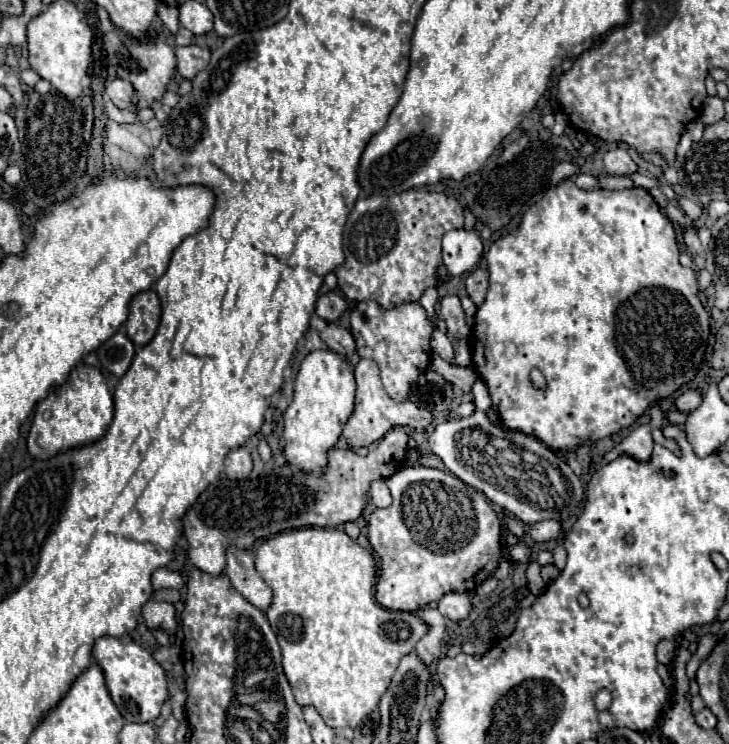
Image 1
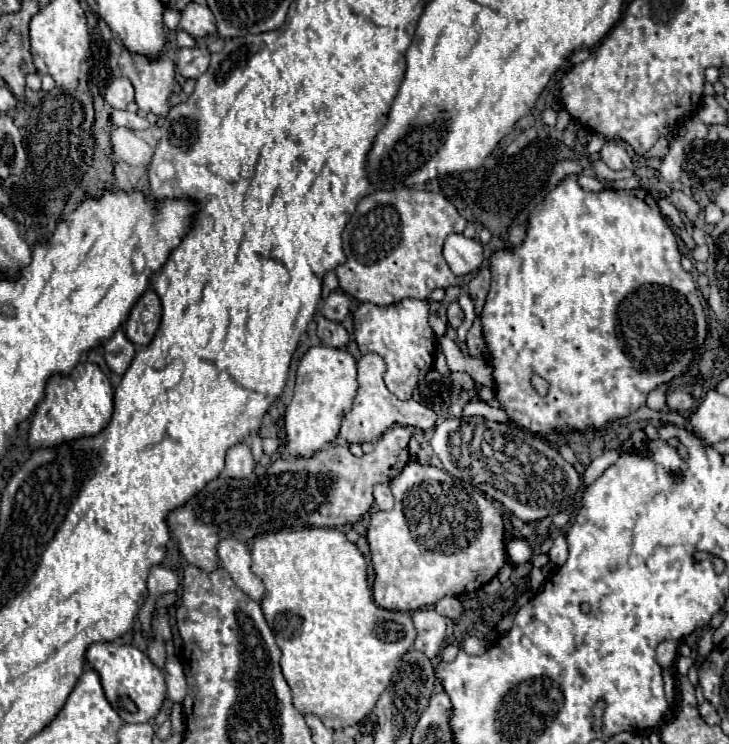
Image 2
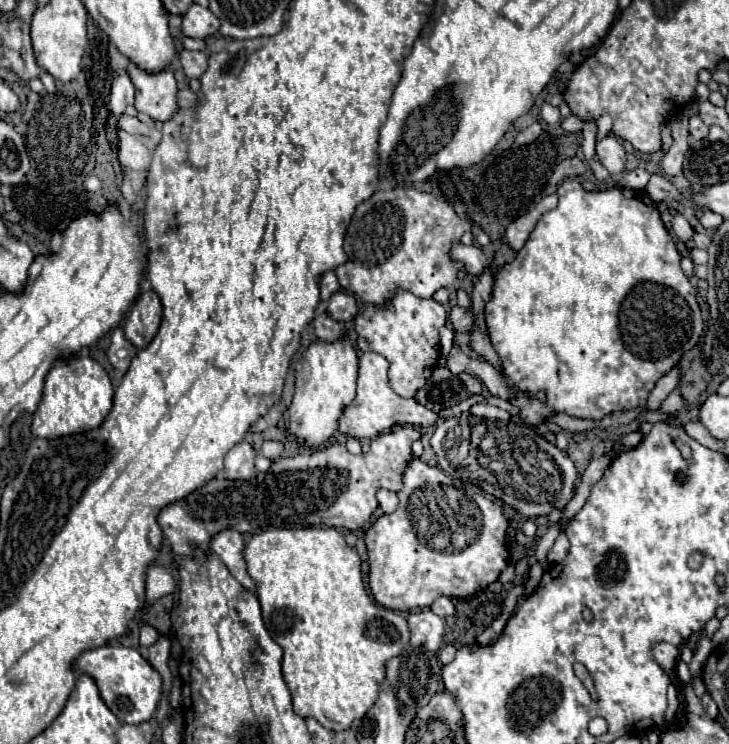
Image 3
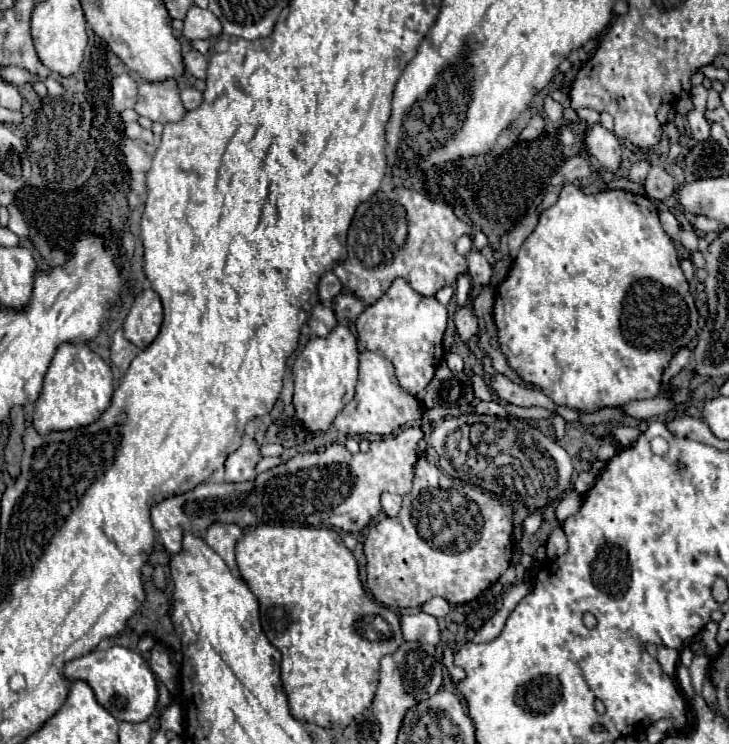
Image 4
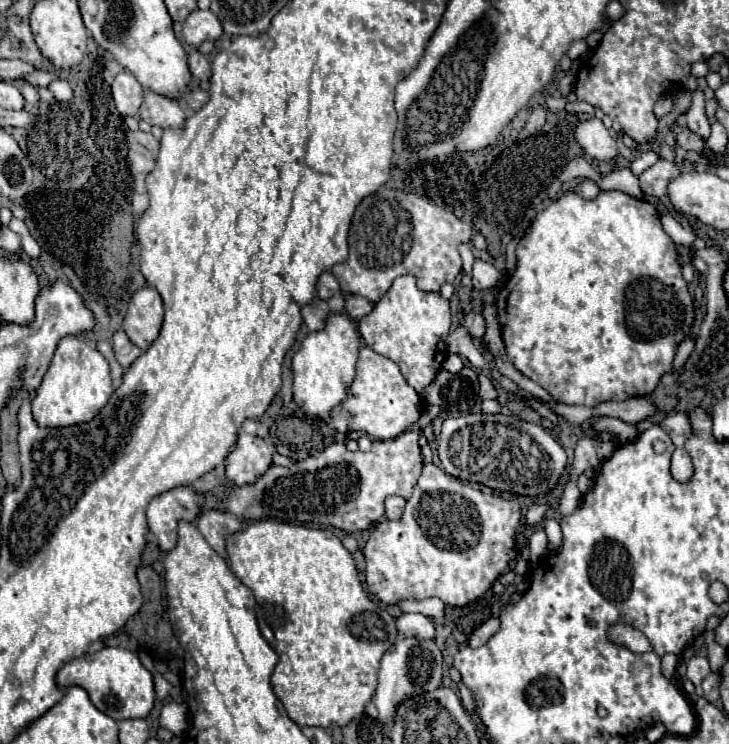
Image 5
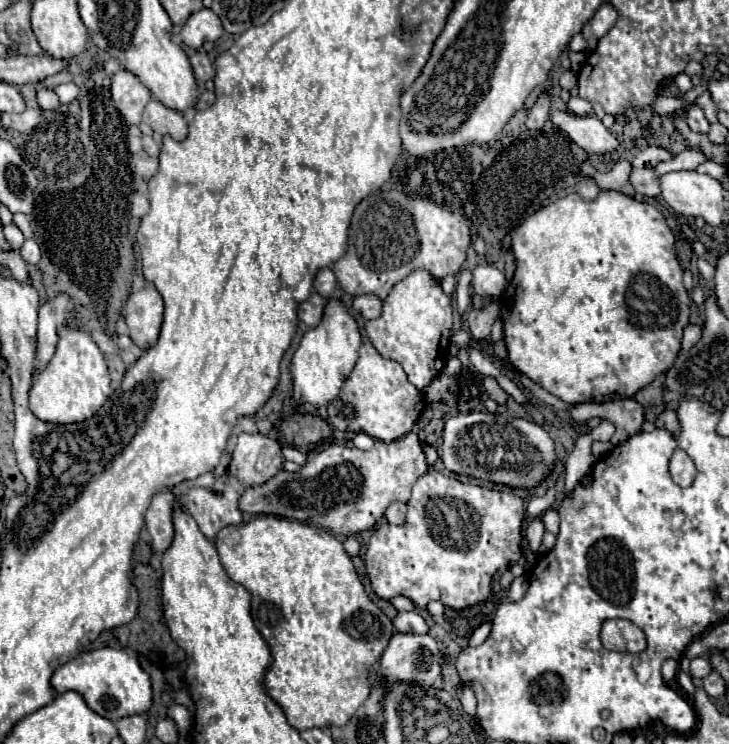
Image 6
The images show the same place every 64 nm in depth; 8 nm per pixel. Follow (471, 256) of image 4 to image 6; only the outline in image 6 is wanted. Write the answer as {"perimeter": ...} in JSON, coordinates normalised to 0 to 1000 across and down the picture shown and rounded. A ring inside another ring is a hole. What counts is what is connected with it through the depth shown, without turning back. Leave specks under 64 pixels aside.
{"perimeter":[[[658,355],[647,363],[647,390],[656,398],[683,401],[694,390],[697,379],[691,368],[675,355]]]}

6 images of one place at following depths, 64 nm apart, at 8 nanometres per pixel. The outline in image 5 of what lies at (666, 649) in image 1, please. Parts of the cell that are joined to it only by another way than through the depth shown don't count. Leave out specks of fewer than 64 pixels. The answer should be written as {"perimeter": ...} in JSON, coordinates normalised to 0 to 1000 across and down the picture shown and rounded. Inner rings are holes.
{"perimeter":[[[845,839],[845,841],[837,844],[837,860],[845,863],[845,866],[853,866],[853,868],[870,874],[870,876],[889,876],[889,874],[894,874],[892,863],[881,852],[875,852],[872,844],[856,841],[856,839]],[[911,879],[908,882],[908,906],[914,911],[922,911],[930,898],[930,882],[927,879]]]}

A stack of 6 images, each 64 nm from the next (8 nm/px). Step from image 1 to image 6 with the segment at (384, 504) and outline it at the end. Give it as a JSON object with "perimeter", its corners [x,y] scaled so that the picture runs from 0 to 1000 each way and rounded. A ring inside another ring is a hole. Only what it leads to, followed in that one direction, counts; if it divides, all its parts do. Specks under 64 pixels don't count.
{"perimeter":[[[538,675],[529,685],[529,699],[535,704],[554,704],[557,696],[557,677],[554,675]]]}

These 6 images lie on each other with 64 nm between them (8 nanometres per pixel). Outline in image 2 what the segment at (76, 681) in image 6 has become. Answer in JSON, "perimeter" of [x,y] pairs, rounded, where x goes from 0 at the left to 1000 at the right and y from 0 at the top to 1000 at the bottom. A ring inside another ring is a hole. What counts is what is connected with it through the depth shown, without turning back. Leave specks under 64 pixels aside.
{"perimeter":[[[132,863],[118,876],[121,895],[137,906],[140,925],[154,952],[170,970],[203,970],[214,965],[228,938],[225,903],[187,868],[165,868],[156,863]]]}

